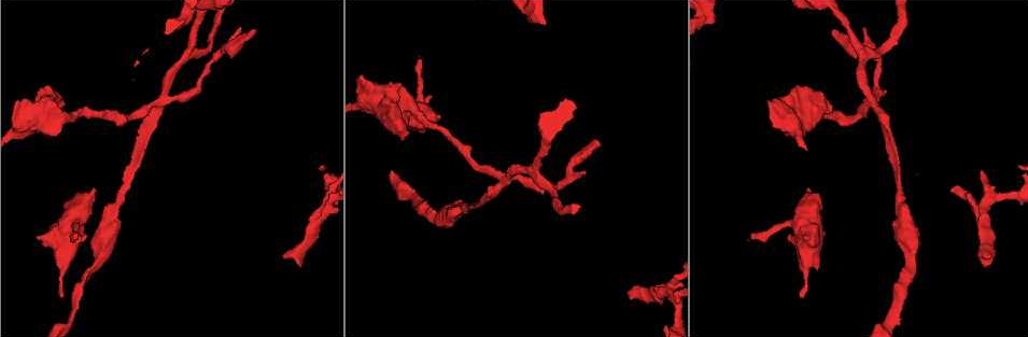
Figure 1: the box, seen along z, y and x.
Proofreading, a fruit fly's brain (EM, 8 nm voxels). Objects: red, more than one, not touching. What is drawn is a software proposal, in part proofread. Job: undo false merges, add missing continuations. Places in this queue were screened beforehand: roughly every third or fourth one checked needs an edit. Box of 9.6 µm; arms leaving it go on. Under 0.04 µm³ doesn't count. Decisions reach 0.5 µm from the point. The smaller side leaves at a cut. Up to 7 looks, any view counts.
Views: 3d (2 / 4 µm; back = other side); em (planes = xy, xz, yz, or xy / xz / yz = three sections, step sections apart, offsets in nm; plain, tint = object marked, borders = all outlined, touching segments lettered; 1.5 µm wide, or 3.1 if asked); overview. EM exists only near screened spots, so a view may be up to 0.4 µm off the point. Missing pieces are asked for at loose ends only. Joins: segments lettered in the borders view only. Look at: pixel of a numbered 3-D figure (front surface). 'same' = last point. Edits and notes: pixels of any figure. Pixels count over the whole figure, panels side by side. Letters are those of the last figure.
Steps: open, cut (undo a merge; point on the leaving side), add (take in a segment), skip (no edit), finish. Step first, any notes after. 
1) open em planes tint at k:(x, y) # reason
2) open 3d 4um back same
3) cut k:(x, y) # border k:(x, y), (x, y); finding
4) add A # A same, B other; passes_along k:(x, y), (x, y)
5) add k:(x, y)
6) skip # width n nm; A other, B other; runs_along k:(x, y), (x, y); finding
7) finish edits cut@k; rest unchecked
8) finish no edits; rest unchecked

open em yz step 4 borders at 1:(37, 238)

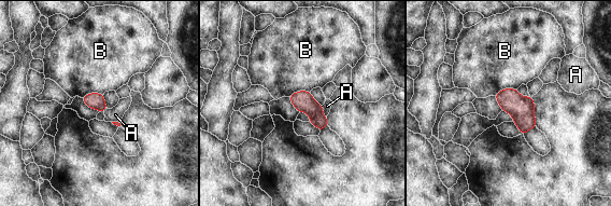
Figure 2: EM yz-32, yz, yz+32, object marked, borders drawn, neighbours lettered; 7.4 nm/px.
open em planes borders same # another direction

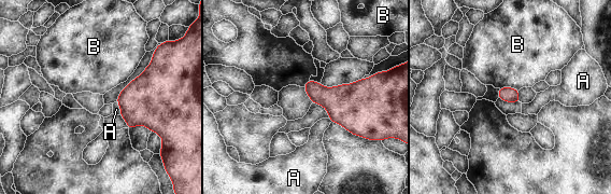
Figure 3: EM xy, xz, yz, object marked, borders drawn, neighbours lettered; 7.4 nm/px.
skip # longest_contact B 150 nm; A other, B other; border 3:(499, 87), (514, 87), (517, 91); none of them fits

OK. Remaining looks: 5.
open em yz step 4 tint at 1:(78, 235) # free end

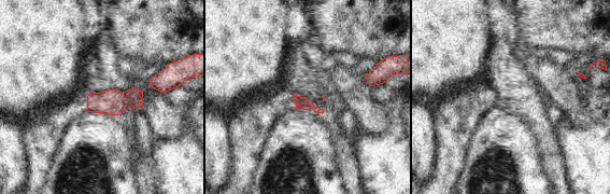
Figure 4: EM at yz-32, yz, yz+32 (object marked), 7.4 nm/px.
open em planes borders same # cut it another way

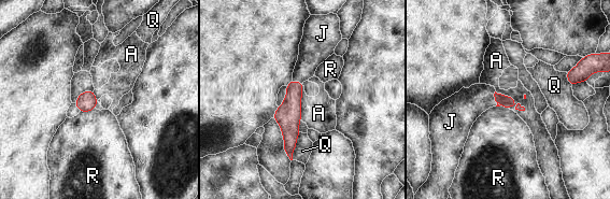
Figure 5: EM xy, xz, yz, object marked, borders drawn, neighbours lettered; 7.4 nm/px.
add J # A other, J same, Q other, R other; passes_along 5:(508, 101), (495, 98), (464, 108); it goes on there

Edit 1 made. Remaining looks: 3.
open overview # redraw

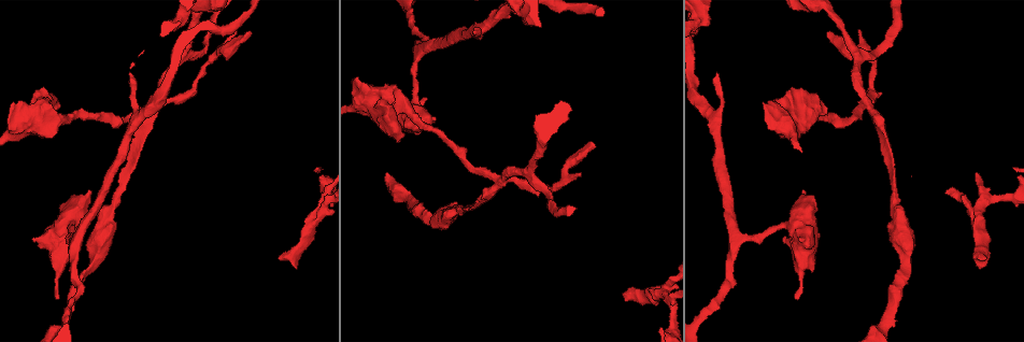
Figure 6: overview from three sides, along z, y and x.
open em yz step 4 borders at 6:(56, 297) # branch stops here

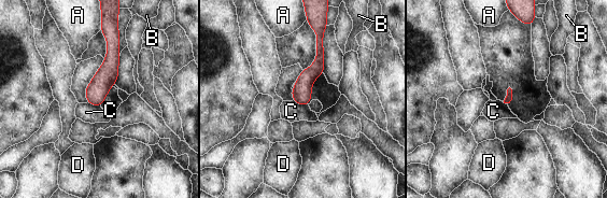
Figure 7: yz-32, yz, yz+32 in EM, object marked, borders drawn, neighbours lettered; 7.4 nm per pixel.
skip # A other, B other, C other, D other; border 7:(293, 99), (300, 104), (308, 105); no lettered segment goes on from it

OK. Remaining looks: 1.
finish edits add@5; rest unchecked

